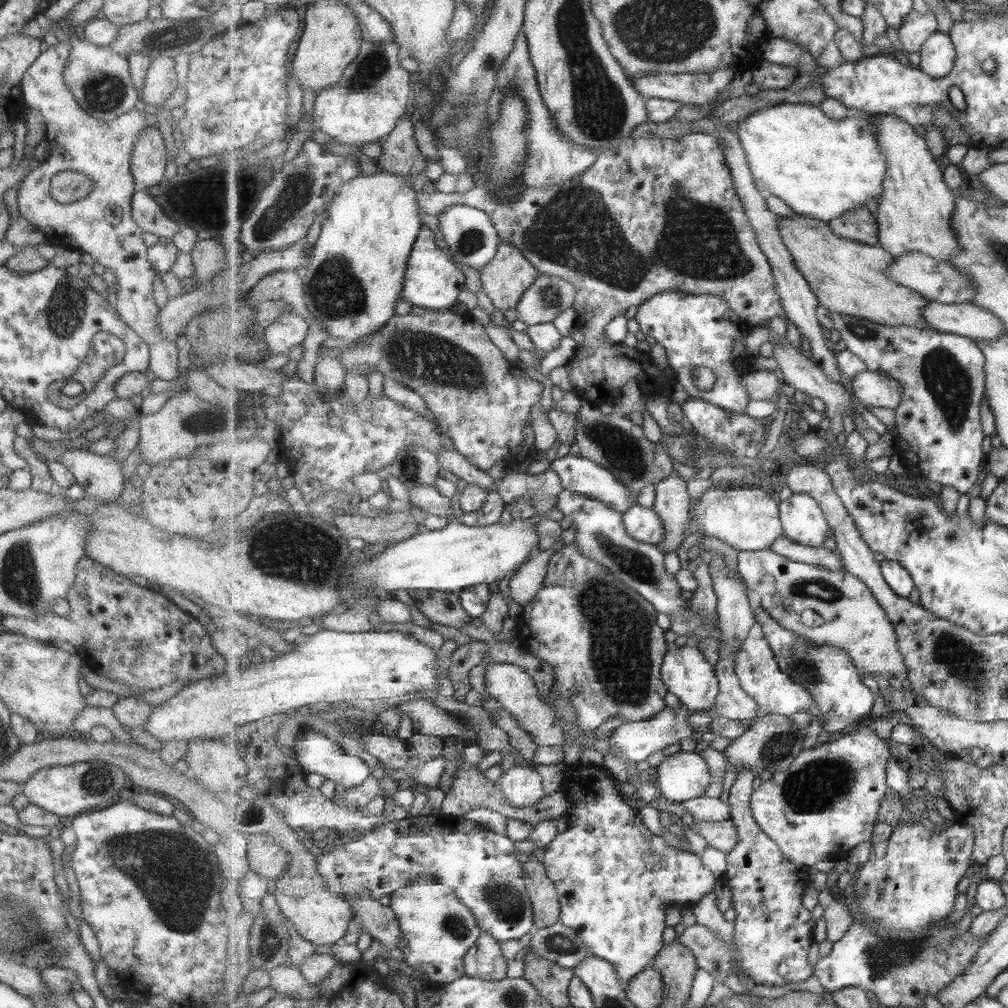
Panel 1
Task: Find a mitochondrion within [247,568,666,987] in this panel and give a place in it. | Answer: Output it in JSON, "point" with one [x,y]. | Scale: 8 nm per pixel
{"point":[620,630]}

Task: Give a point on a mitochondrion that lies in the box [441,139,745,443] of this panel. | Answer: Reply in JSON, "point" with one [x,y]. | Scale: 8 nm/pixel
{"point":[551,295]}

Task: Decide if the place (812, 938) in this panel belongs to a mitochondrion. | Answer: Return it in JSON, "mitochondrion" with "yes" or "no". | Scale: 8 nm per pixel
{"mitochondrion":"no"}

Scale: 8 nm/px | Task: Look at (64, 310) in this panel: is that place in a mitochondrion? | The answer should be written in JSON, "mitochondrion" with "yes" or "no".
{"mitochondrion":"yes"}

